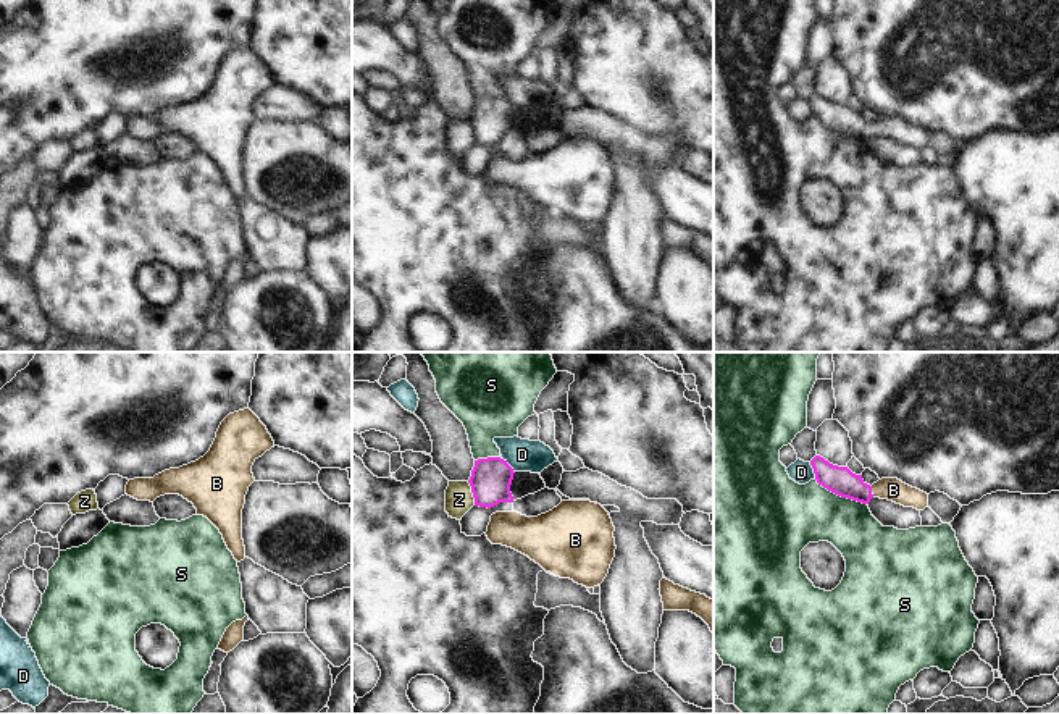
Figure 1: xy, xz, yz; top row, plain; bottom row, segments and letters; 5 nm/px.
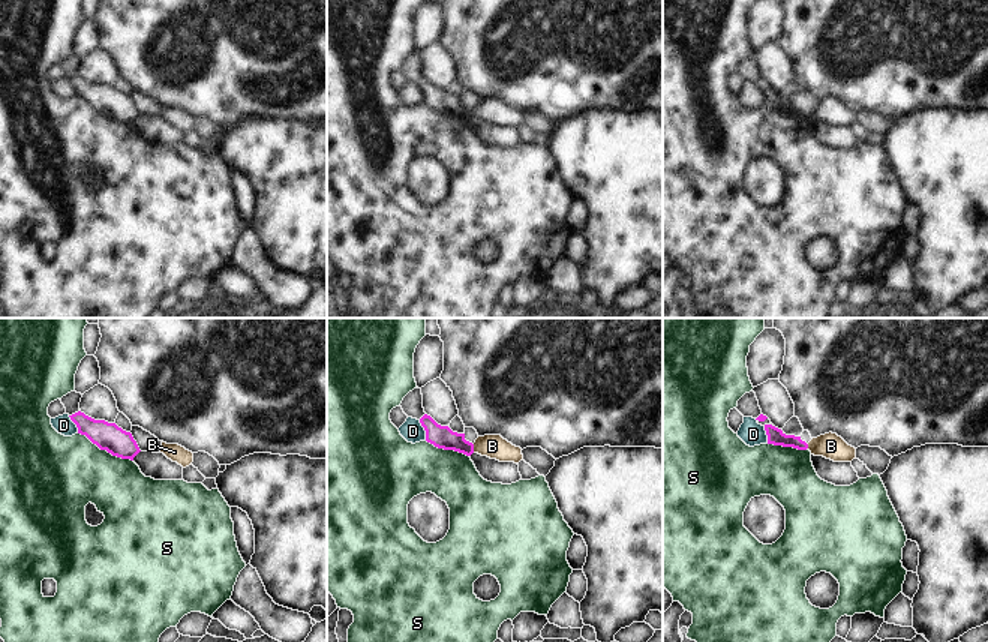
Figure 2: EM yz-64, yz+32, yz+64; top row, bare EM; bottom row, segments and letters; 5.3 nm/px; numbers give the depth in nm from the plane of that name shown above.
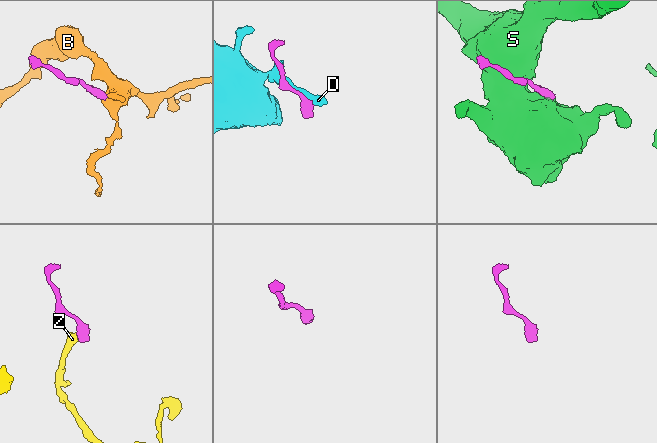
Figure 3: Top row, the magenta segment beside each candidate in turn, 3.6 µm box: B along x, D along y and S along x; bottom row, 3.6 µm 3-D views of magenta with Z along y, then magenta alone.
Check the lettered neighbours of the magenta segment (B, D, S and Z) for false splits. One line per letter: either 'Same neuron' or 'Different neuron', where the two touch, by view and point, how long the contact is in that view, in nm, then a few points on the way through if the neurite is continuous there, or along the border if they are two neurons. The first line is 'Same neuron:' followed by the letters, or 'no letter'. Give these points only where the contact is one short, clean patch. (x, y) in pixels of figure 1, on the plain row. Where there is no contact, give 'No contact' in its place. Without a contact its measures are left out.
Same neuron: B
B: Same neuron. Touches magenta at yz (870, 130). Shared border 60 nm. Path across: yz (840, 118), (859, 130), (870, 130), (893, 128)
D: Different neuron. Touches magenta at yz (814, 109). Shared border 90 nm
S: Different neuron. Touches magenta at yz (840, 133). Shared border 280 nm
Z: Different neuron. Touches magenta at xz (472, 130). Shared border 130 nm. Boundary: xz (467, 120), (475, 142).

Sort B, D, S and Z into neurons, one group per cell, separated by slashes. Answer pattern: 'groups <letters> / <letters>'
groups B / D / S / Z

